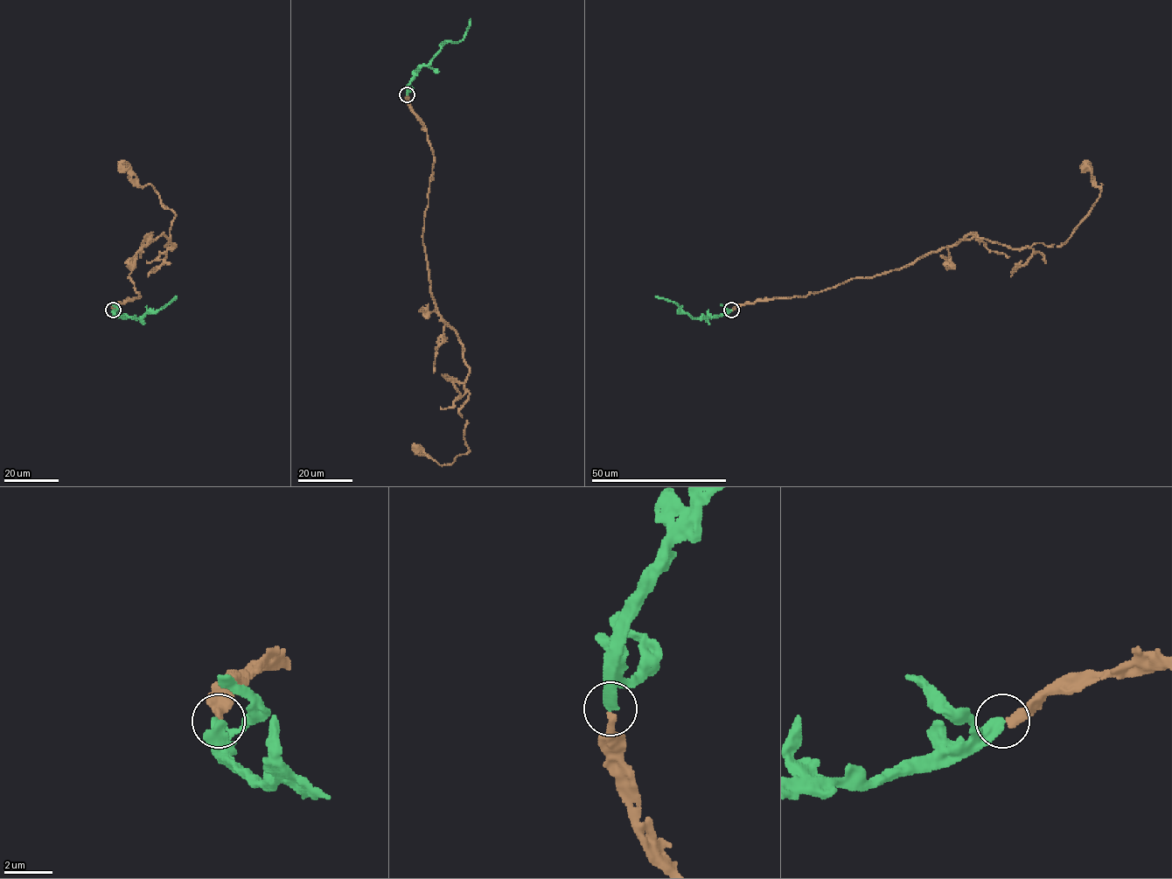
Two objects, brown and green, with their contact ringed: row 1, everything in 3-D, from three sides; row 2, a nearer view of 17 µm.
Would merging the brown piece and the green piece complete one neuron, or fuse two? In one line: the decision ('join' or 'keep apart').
join

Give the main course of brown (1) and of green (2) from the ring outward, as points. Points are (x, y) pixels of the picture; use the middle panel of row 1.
1: (407, 94), (434, 157), (422, 236), (430, 291), (469, 367), (459, 410), (469, 451), (443, 465), (417, 448)
2: (407, 94), (414, 73), (428, 64), (448, 41), (459, 42), (463, 37), (470, 18)

